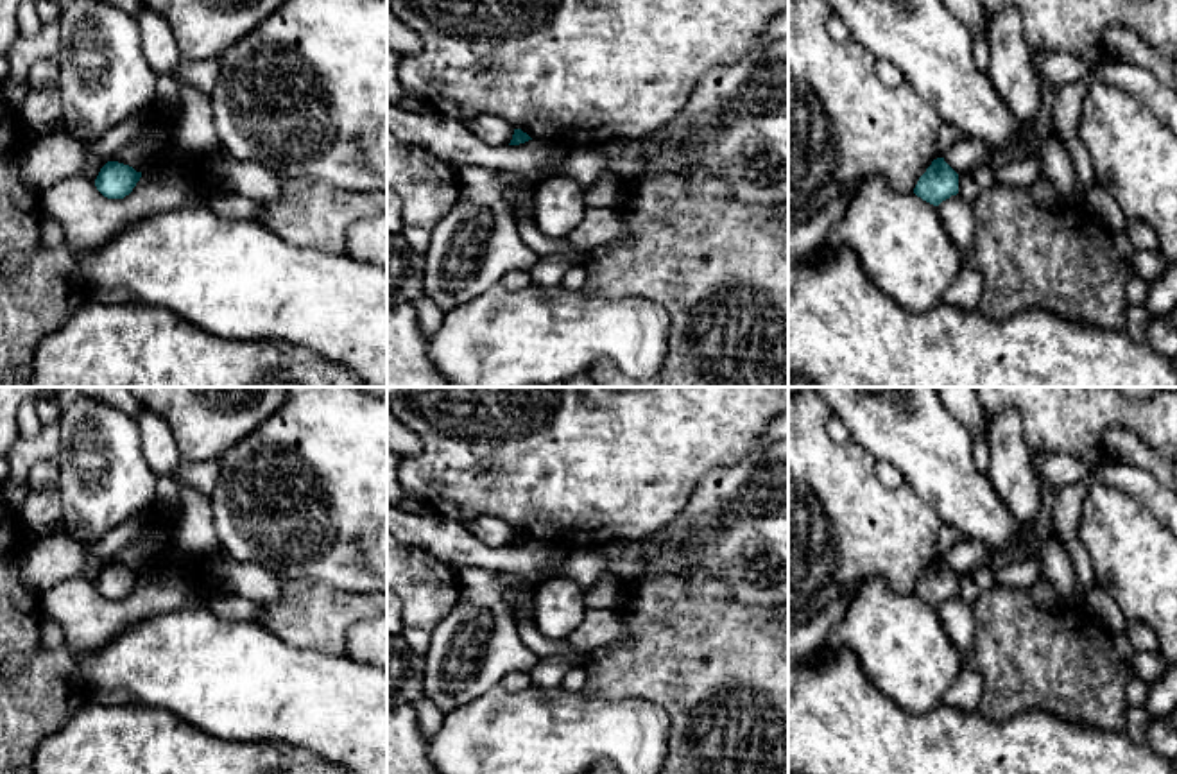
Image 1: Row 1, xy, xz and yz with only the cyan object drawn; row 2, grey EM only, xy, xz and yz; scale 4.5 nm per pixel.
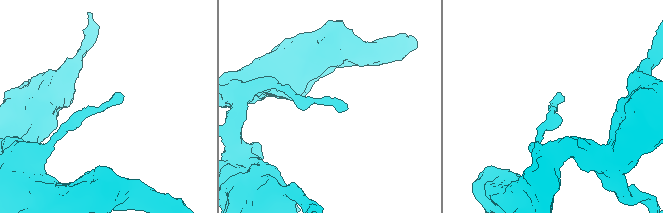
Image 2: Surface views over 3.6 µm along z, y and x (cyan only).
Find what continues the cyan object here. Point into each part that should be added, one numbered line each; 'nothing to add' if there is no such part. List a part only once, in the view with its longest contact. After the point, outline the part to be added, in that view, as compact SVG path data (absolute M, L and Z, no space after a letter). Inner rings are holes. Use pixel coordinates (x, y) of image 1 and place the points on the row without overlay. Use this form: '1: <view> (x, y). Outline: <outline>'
nothing to add

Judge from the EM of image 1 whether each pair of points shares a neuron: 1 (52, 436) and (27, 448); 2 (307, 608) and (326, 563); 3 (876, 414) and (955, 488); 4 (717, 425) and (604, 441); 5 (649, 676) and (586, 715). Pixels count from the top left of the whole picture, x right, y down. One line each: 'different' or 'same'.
1: same
2: different
3: same
4: same
5: different

